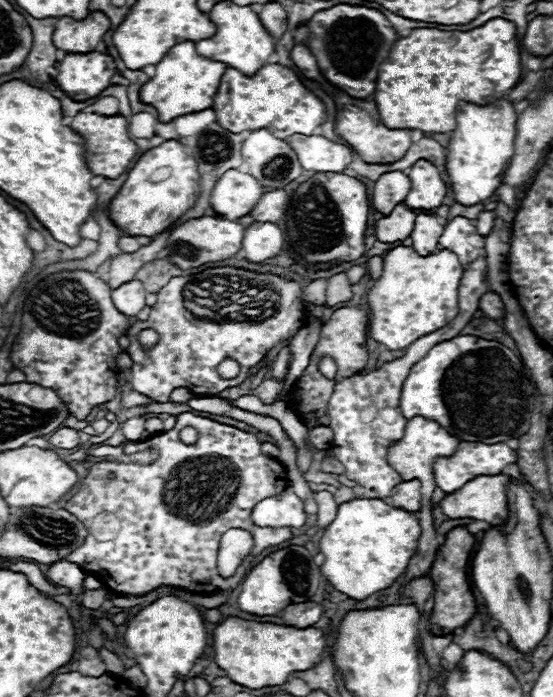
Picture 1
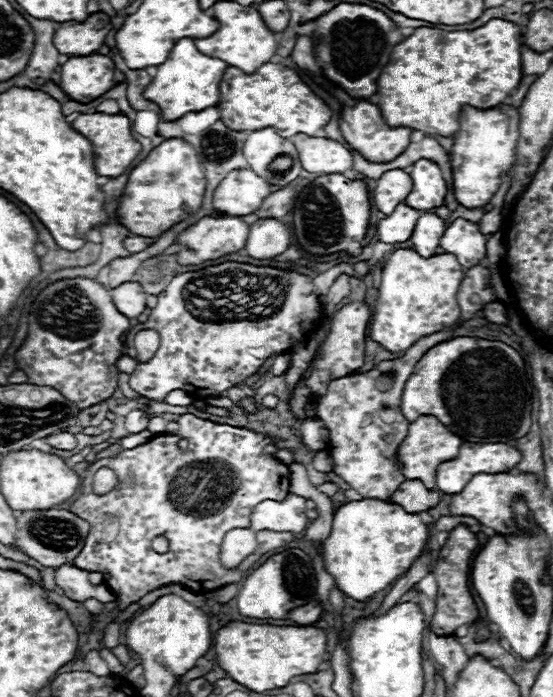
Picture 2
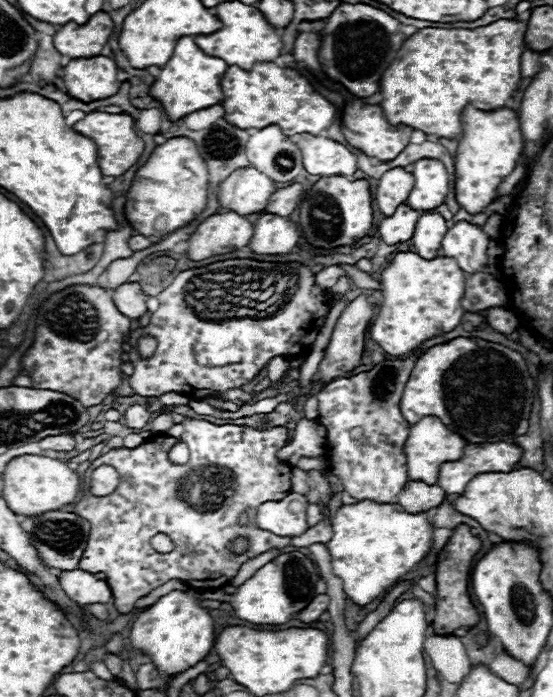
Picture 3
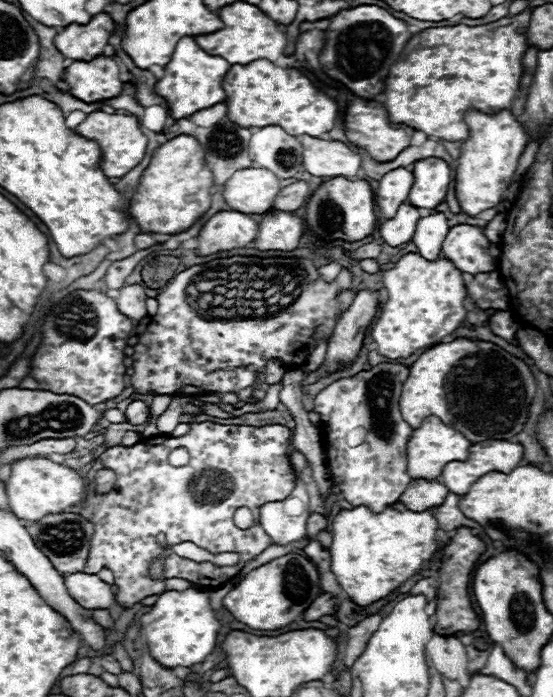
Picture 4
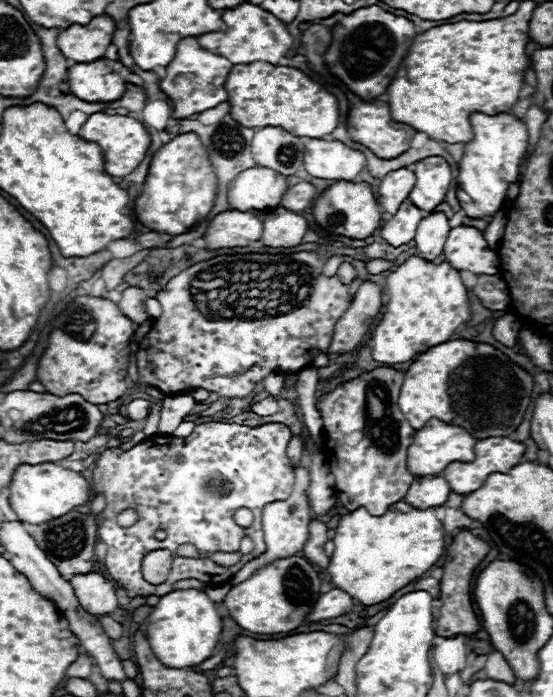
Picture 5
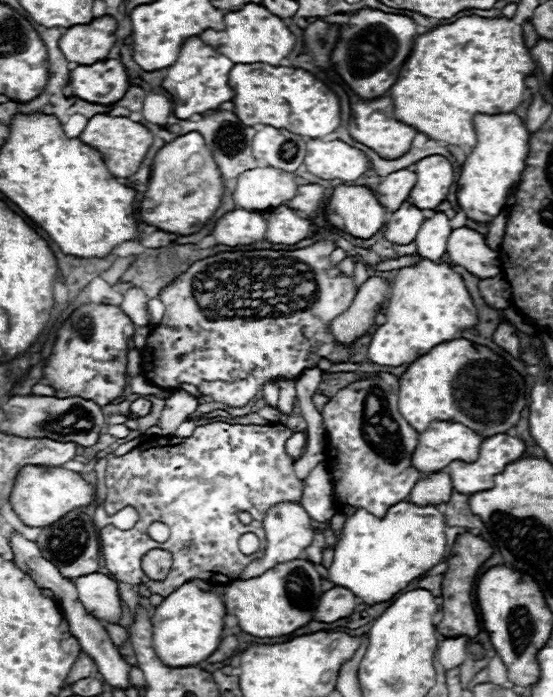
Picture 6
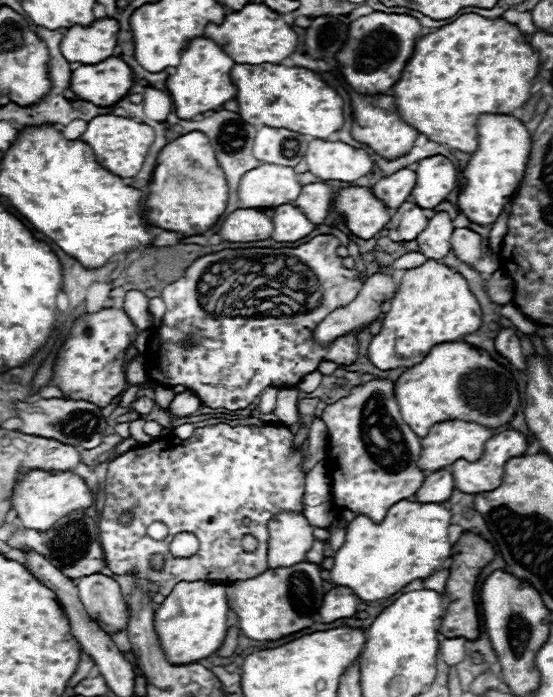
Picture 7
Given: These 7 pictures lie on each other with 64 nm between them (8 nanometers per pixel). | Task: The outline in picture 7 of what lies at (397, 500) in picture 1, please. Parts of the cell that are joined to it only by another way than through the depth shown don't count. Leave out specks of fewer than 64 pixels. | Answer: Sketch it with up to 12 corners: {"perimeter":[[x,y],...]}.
{"perimeter":[[436,470],[424,480],[418,502],[444,502],[454,490],[452,474]]}

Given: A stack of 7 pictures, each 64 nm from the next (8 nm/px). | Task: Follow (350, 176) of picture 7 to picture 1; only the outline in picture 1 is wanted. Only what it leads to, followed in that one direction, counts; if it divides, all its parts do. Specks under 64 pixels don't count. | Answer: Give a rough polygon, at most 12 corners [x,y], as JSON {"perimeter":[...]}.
{"perimeter":[[290,136],[298,162],[310,172],[342,172],[350,148],[324,136]]}

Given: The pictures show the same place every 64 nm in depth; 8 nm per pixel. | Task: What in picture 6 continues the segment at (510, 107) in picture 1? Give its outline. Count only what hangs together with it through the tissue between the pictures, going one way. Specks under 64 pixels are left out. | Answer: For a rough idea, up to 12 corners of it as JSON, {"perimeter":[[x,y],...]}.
{"perimeter":[[512,112],[474,116],[458,206],[488,224],[522,178],[530,132]]}

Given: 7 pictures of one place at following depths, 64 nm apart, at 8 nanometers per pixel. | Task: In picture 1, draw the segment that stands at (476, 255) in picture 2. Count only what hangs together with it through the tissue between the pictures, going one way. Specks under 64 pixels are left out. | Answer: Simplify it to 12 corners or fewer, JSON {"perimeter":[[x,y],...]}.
{"perimeter":[[456,216],[438,244],[464,266],[484,256],[484,236],[474,222]]}

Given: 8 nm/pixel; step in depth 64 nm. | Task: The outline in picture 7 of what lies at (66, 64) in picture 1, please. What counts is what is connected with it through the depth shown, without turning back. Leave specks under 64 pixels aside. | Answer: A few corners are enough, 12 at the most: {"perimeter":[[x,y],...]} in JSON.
{"perimeter":[[120,58],[84,64],[70,88],[94,106],[114,106],[134,86]]}

